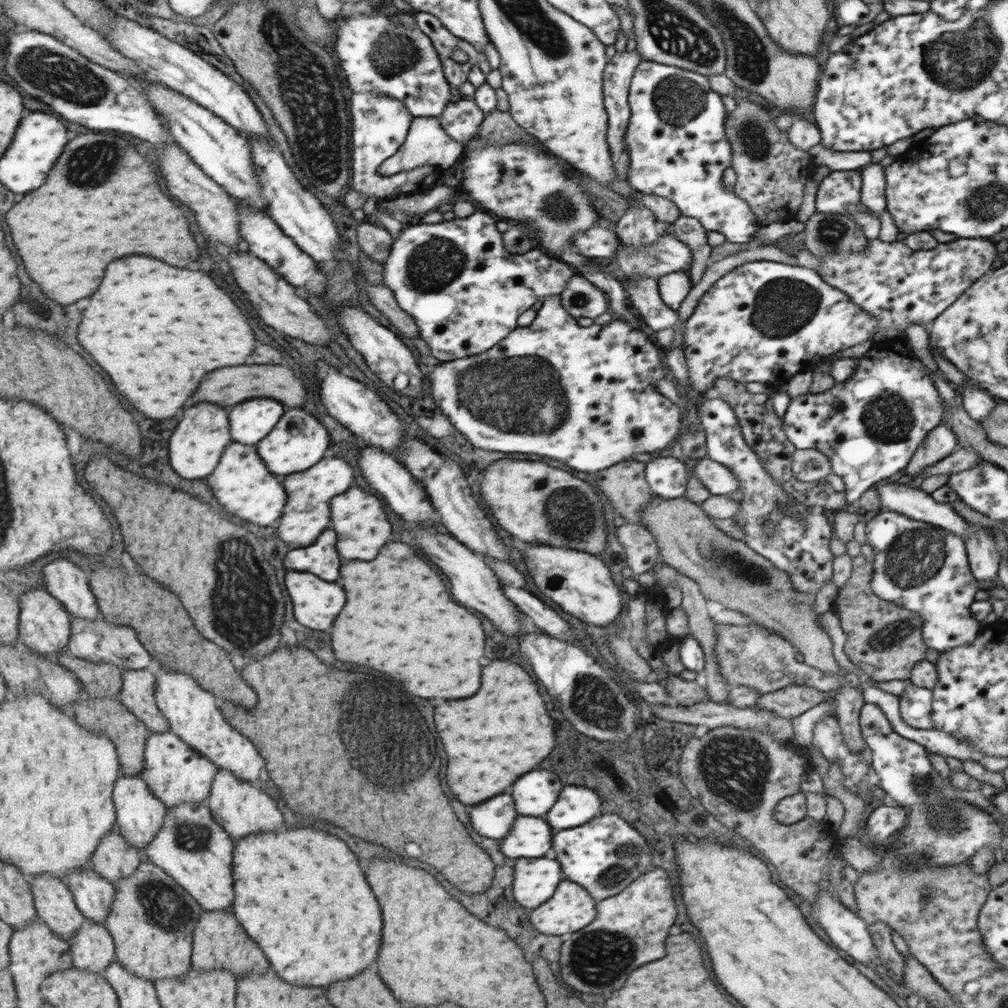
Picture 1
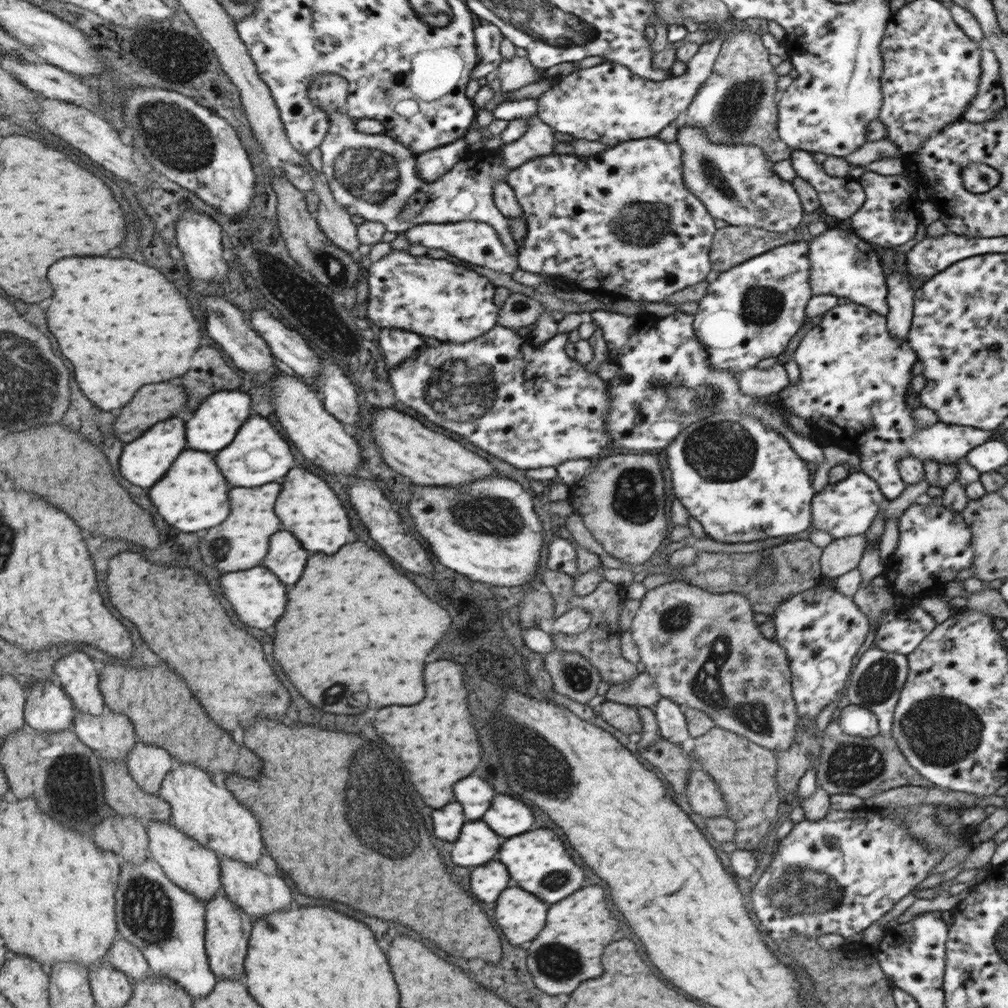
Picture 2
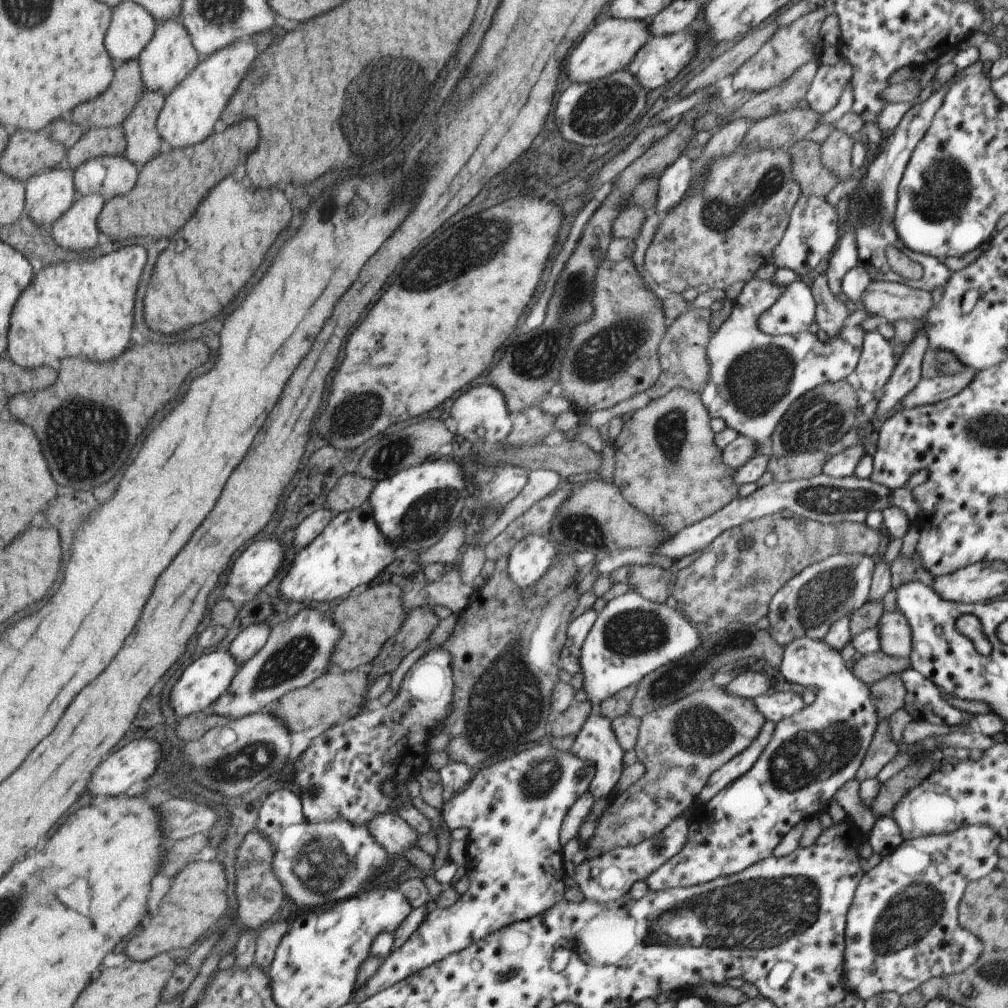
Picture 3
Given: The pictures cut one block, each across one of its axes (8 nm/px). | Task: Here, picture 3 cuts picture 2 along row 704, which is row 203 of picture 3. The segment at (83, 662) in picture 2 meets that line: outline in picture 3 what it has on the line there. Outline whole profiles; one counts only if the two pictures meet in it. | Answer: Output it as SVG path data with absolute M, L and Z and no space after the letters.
M99 194L77 200L71 210L52 228L57 243L66 251L94 250L102 234L99 218L107 203L105 196Z

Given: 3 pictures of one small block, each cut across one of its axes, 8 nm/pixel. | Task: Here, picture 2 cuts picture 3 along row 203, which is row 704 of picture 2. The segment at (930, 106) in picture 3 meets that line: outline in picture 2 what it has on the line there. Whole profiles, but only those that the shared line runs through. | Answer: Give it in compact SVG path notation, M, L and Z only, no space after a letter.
M878 648L865 649L852 672L850 684L846 688L844 701L862 708L868 708L879 719L881 735L888 736L893 728L895 706L906 682L909 665L904 655L885 652Z

